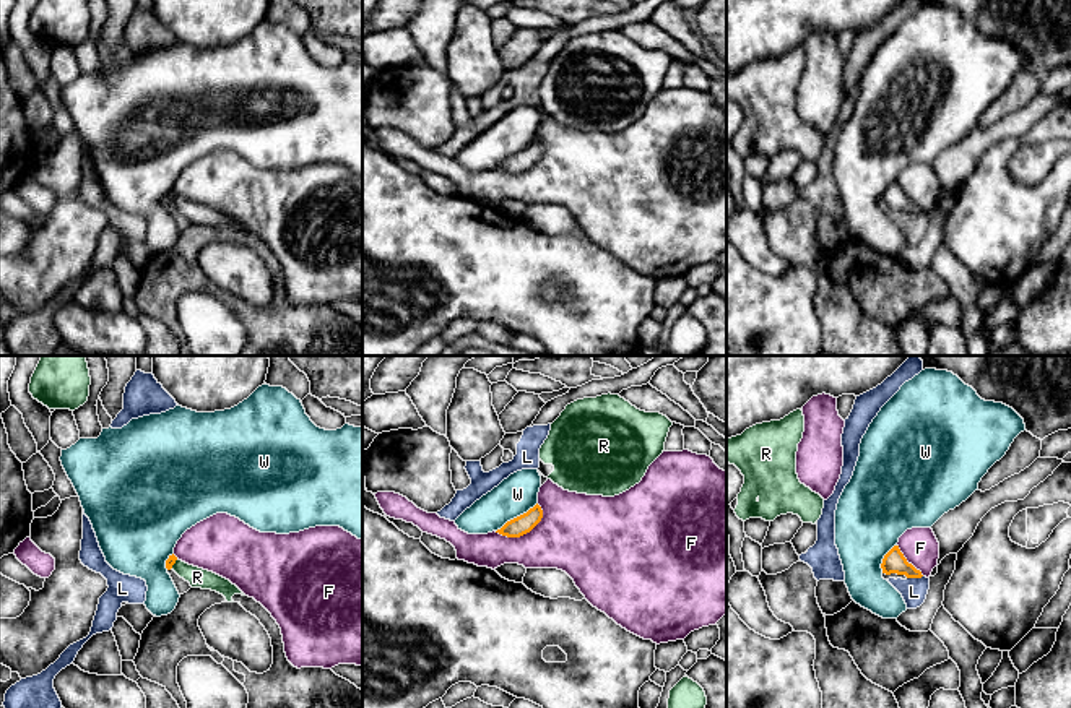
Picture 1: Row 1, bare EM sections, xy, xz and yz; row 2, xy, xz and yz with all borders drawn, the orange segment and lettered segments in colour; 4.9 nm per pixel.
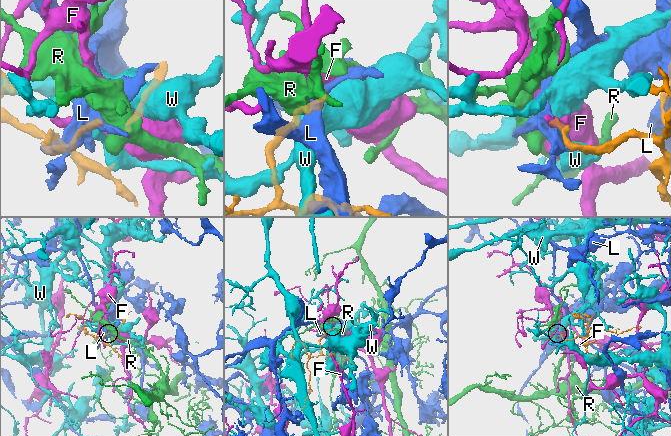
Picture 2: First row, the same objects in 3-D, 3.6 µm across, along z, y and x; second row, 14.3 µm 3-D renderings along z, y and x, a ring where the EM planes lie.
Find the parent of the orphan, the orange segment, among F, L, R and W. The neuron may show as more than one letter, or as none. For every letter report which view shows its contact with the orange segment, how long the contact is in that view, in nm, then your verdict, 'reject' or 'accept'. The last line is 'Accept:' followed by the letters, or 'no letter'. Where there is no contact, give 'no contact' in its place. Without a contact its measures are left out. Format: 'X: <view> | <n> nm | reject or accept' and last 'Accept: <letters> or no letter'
F: xz | 260 nm | reject
L: yz | 80 nm | reject
R: xy | 60 nm | accept
W: xz | 260 nm | reject
Accept: R

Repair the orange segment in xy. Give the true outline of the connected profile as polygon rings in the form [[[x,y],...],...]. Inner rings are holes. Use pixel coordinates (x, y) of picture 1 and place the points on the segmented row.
[[[174,554],[169,555],[169,559],[166,560],[166,568],[167,570],[172,568],[180,578],[189,581],[192,588],[211,589],[211,591],[223,594],[228,602],[234,602],[232,601],[234,594],[245,596],[229,580],[226,580],[213,572],[189,565],[185,562],[179,560]]]

